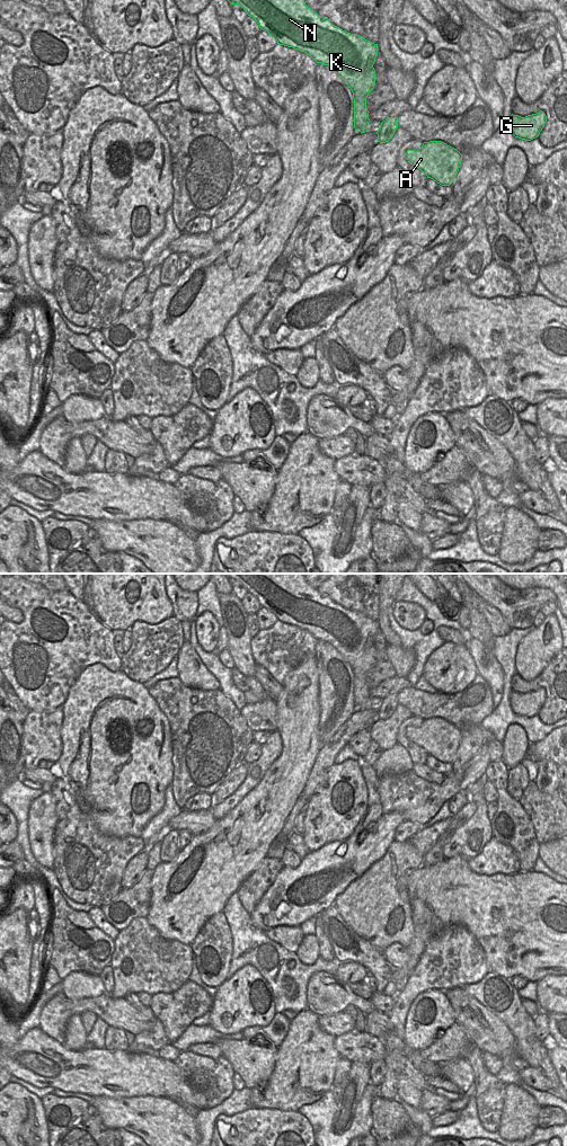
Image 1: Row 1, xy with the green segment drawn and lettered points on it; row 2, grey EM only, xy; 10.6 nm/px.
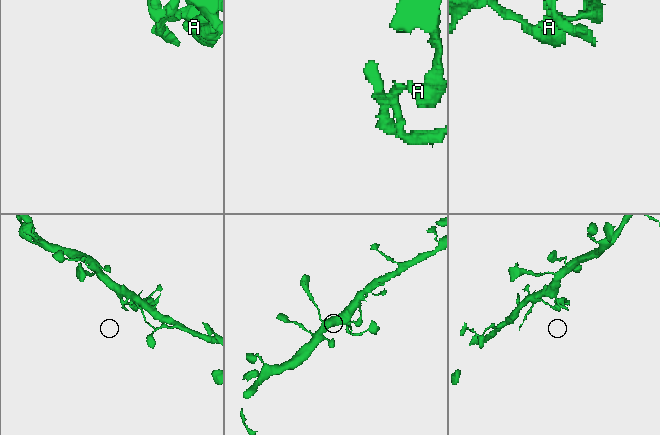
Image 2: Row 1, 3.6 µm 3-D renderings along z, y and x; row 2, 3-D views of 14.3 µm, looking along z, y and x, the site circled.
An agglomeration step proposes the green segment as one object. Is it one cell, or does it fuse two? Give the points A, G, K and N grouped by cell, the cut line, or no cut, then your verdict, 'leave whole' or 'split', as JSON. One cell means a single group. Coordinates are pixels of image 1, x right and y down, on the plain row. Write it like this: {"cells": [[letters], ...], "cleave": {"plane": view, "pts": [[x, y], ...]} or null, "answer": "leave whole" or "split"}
{"cells": [["A", "G", "K", "N"]], "cleave": null, "answer": "leave whole"}

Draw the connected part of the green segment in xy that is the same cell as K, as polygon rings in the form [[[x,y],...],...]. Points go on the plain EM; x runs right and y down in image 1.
[[[304,574],[227,576],[231,581],[241,583],[277,621],[304,629],[317,640],[329,642],[353,669],[355,708],[370,709],[366,675],[375,663],[373,641],[378,621],[333,602],[311,587]]]

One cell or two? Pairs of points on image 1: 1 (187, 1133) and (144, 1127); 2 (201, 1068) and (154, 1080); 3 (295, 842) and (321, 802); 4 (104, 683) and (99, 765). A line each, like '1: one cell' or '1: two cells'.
1: one cell
2: two cells
3: two cells
4: one cell

